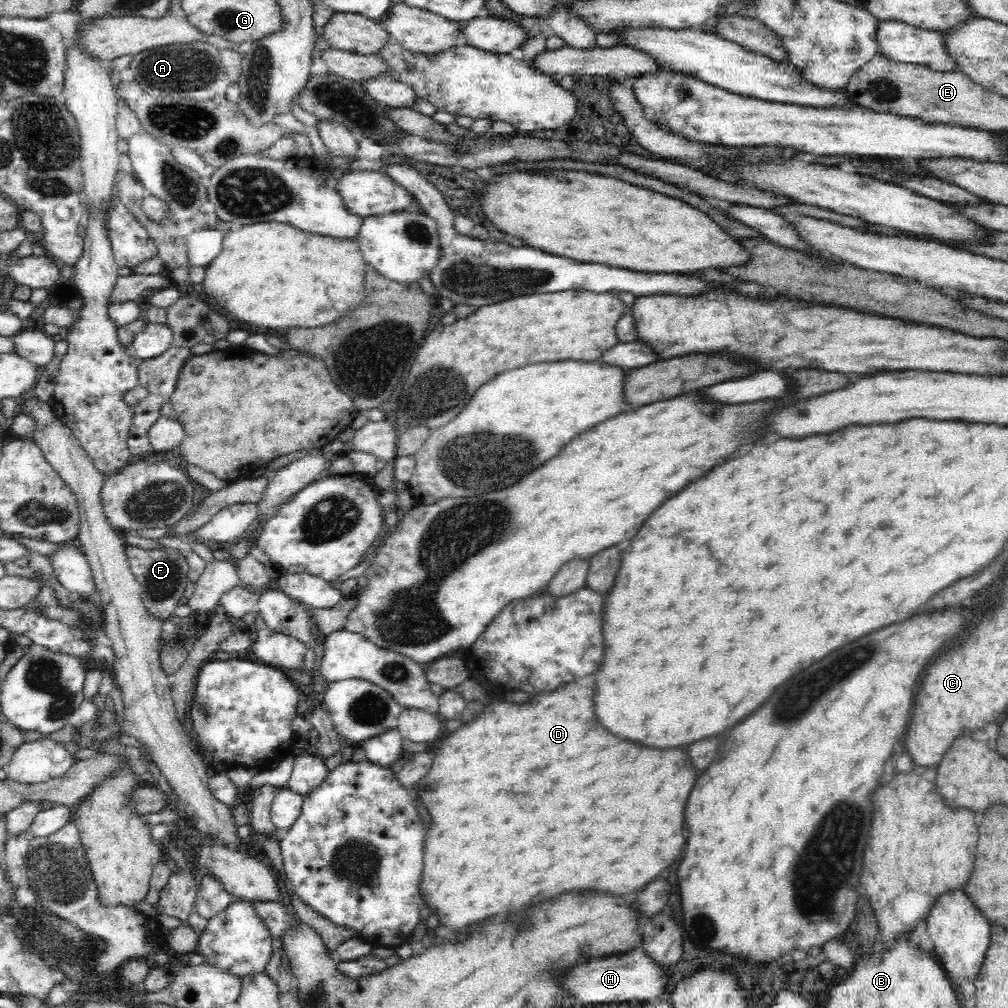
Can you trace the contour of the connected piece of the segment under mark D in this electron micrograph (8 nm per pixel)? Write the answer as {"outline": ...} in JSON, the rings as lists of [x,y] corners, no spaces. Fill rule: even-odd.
{"outline":[[[572,682],[564,684],[564,688],[556,692],[532,696],[530,702],[525,701],[524,704],[508,704],[508,701],[504,700],[489,703],[480,715],[458,727],[438,750],[434,750],[432,766],[419,780],[420,800],[428,808],[430,820],[434,818],[434,824],[430,826],[428,834],[425,834],[424,874],[420,884],[420,888],[424,890],[422,896],[428,896],[424,898],[424,904],[436,910],[442,924],[450,926],[454,932],[466,932],[466,928],[478,920],[484,920],[488,916],[516,918],[520,912],[524,914],[530,904],[570,890],[630,894],[640,886],[652,882],[664,868],[668,868],[680,858],[680,850],[684,846],[682,816],[694,780],[696,770],[684,748],[656,752],[654,748],[644,748],[642,744],[618,740],[606,728],[600,728],[592,704],[592,686],[578,686],[578,682]]]}

